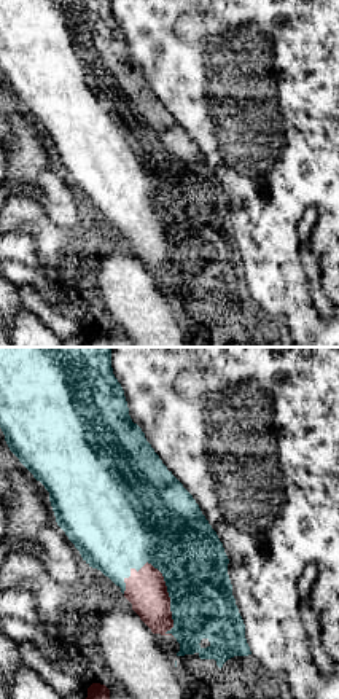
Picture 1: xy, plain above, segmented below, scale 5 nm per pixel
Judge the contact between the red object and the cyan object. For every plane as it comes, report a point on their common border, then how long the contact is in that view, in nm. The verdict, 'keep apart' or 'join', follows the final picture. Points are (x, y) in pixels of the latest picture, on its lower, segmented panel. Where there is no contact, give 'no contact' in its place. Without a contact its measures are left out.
contact (166, 589); length 420 nm

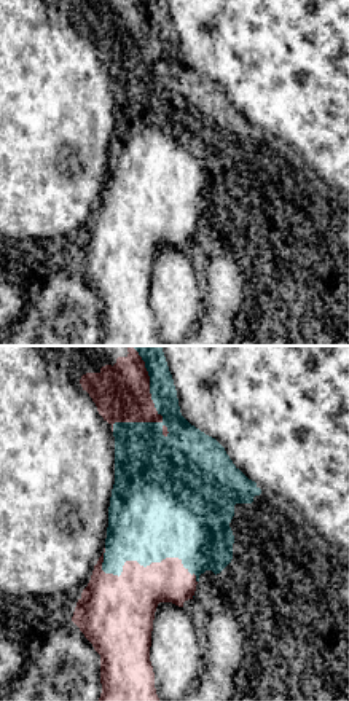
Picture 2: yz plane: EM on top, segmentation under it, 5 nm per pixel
contact (149, 392); length 500 nm

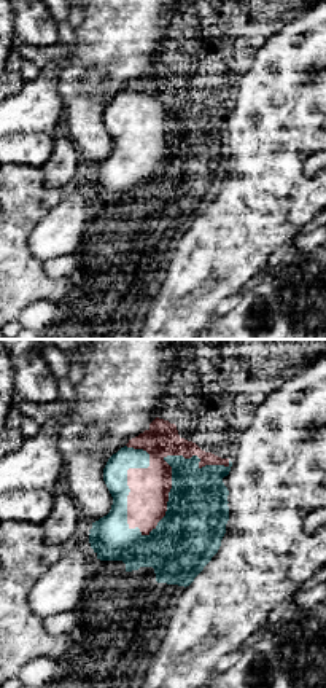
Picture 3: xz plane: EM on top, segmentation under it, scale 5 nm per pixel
contact (170, 470); length 600 nm

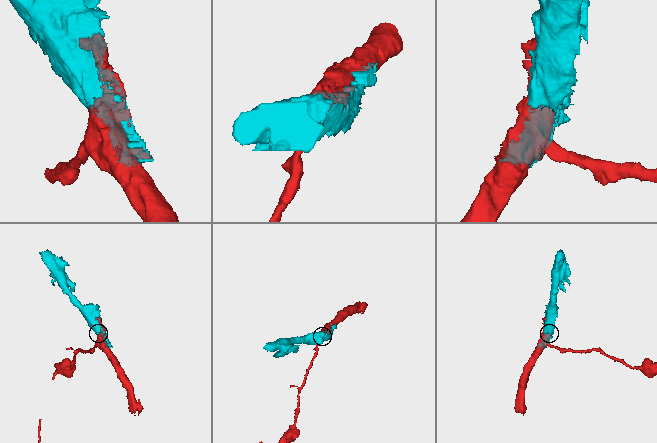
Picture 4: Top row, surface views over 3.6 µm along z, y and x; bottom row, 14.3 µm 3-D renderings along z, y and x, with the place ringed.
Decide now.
join

